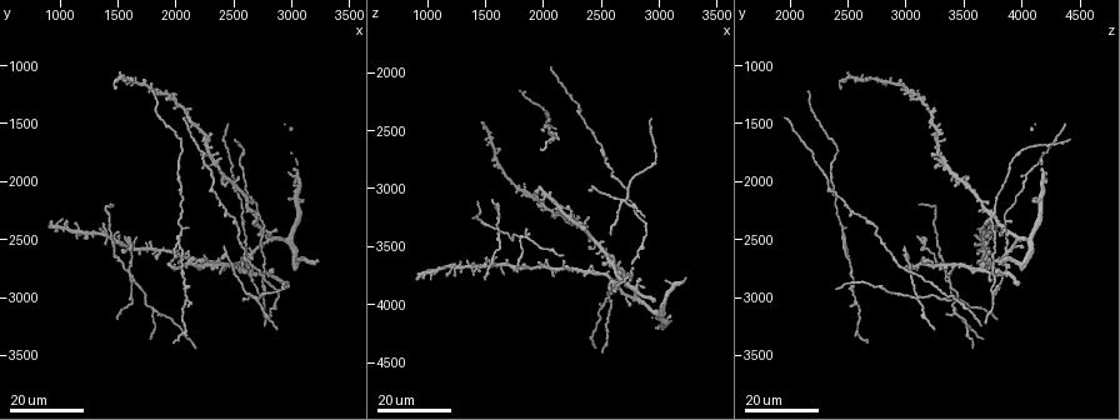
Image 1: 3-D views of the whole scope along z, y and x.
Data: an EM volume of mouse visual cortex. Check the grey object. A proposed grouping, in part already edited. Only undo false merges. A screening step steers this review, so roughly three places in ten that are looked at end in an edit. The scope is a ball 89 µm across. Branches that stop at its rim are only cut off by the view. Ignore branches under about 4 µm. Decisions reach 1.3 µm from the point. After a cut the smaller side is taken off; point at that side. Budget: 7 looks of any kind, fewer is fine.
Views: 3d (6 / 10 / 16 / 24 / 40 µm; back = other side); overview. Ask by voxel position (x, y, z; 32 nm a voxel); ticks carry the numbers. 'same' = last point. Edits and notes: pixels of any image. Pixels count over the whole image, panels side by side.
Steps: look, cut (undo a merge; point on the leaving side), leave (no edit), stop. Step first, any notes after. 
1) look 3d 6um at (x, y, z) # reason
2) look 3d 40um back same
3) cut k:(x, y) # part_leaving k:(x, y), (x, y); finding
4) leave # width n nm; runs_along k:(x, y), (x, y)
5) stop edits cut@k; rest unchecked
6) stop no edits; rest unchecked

look 3d 16um at (1800, 3100, 3420) # three-way junction

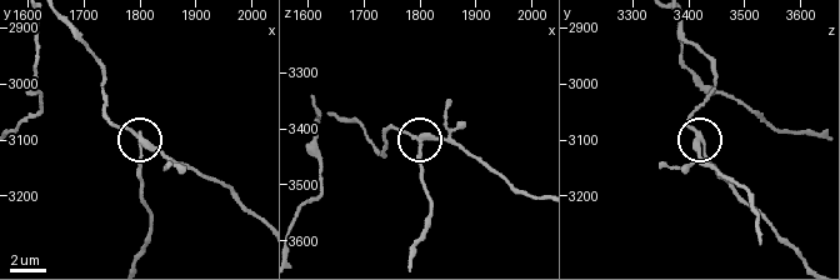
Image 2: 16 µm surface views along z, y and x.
look 3d 6um at (1805, 3105, 3420)

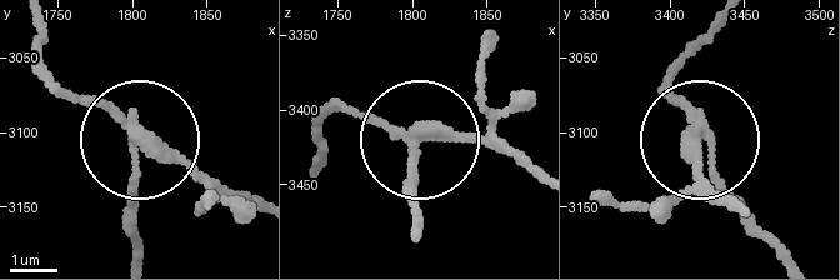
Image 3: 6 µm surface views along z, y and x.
cut 3:(129, 191) # side_arm 12 um; part_leaving 3:(133, 133), (133, 249); a second neuron is stuck on

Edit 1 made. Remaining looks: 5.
look overview # redraw

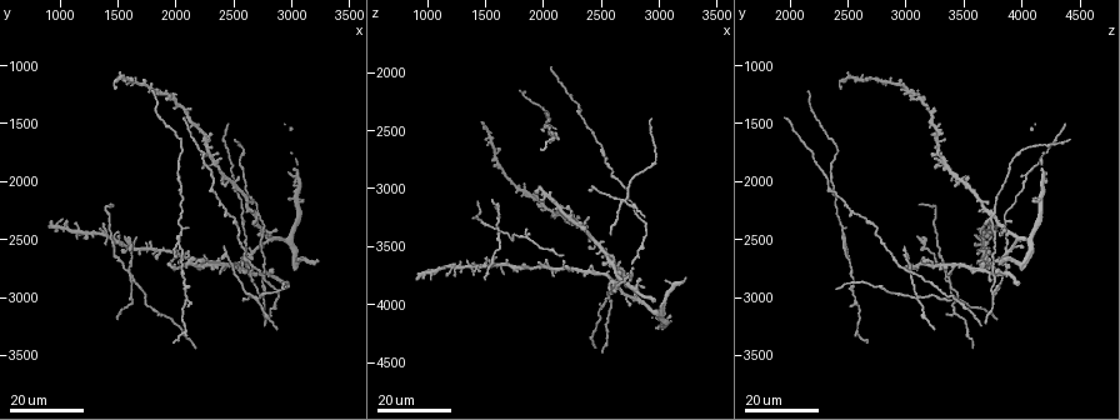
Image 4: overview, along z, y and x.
look 3d 24um at (2520, 2340, 2680) # three-way junction

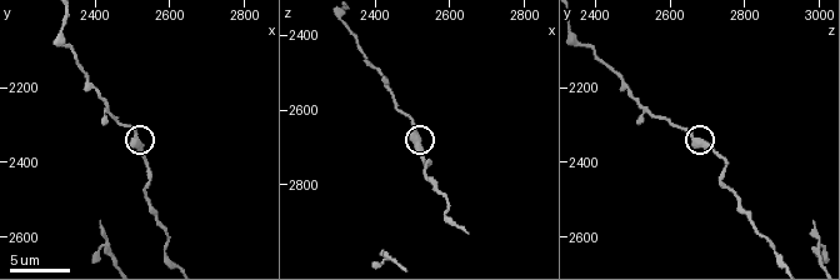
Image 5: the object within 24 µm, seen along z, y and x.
look 3d 6um at (2510, 2330, 2660)

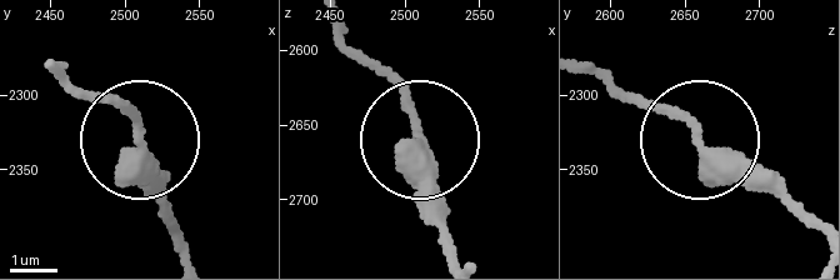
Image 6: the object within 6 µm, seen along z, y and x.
leave # runs_along 6:(179, 235), (134, 120), (63, 71); continuous, no second neuron

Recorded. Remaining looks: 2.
look 3d 24um at (2660, 3020, 3100)

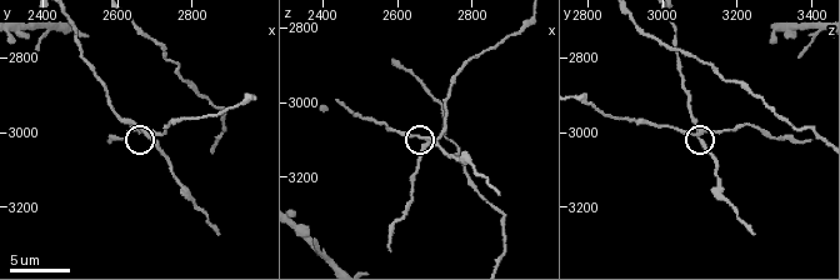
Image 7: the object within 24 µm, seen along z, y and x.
look 3d 6um at (2680, 3000, 3090)

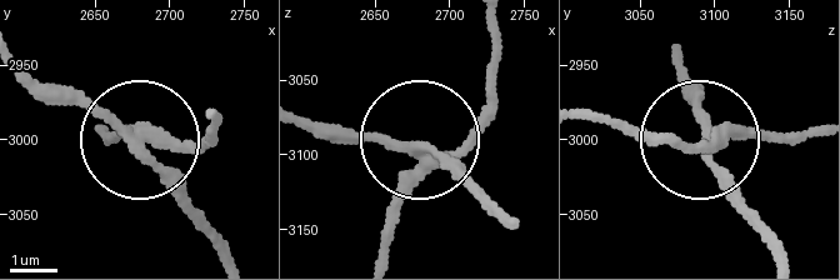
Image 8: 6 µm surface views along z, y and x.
cut 8:(106, 139) # side_arm 19 um; part_leaving 8:(144, 130), (195, 143), (211, 119); a second neuron is stuck on

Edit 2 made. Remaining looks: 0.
stop edits cut@3, cut@8; rest unchecked

